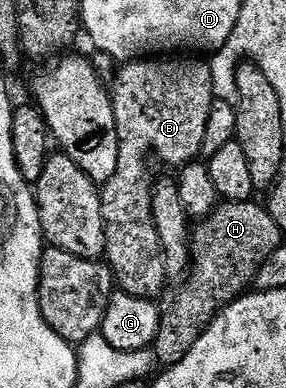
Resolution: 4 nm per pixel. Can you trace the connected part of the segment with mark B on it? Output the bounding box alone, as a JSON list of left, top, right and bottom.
[101,58,213,300]

